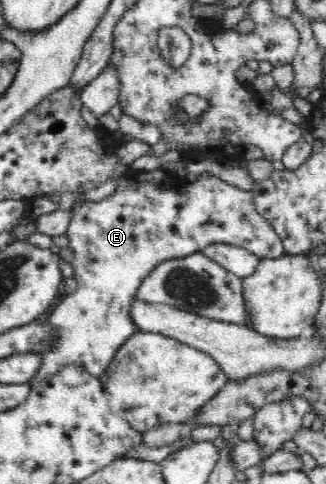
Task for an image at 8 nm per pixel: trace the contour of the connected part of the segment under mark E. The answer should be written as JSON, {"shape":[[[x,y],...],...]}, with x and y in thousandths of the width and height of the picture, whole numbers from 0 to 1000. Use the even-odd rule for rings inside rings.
{"shape":[[[497,347],[457,355],[393,353],[362,370],[359,388],[344,403],[310,415],[264,413],[224,442],[202,490],[215,500],[209,510],[227,527],[221,552],[236,595],[196,610],[184,626],[132,657],[175,682],[175,692],[153,721],[117,725],[123,762],[92,783],[95,798],[144,785],[209,752],[252,756],[301,783],[319,777],[359,721],[423,686],[399,651],[402,630],[436,579],[491,543],[583,531],[586,523],[613,521],[626,508],[656,502],[724,506],[776,523],[798,537],[850,535],[874,527],[871,502],[813,448],[794,444],[770,395],[706,382],[650,360],[623,357],[601,374],[580,374],[552,357],[534,360]]]}

